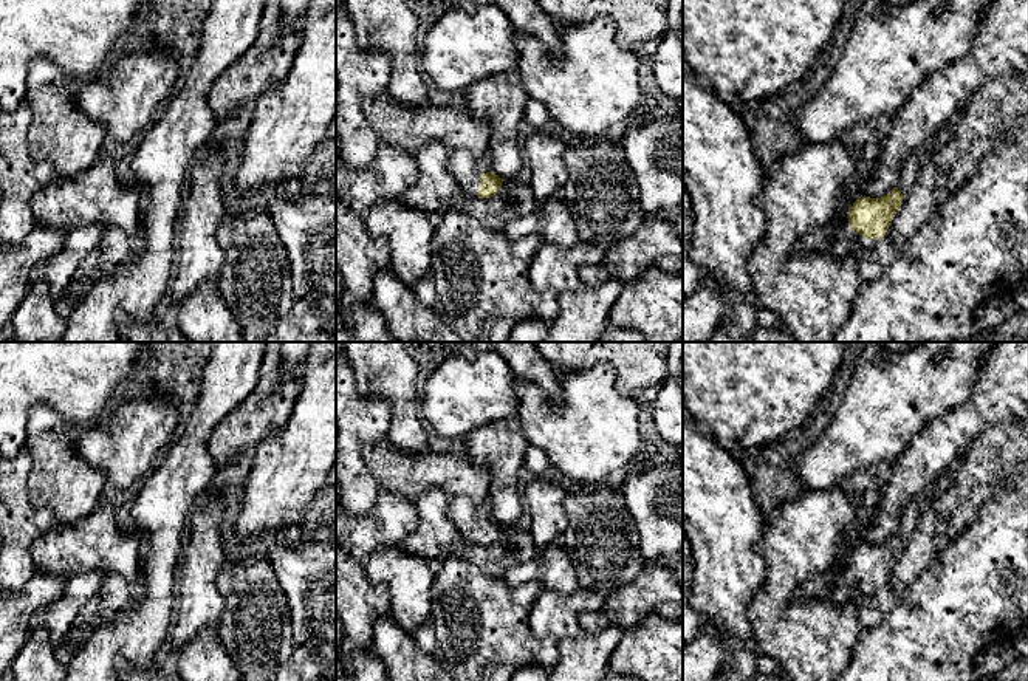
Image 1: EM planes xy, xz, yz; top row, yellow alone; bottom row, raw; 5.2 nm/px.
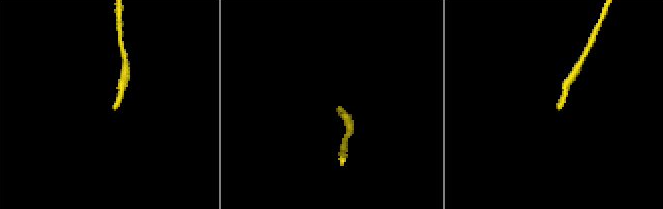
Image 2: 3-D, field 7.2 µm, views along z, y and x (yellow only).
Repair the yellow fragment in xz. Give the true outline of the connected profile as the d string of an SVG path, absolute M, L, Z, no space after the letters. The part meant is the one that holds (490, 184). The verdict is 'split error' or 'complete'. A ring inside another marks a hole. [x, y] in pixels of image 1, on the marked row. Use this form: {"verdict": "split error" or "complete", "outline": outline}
{"verdict": "split error", "outline": "M466 150L451 152L447 170L461 190L474 198L494 197L503 183L503 178L492 172L492 159L488 153L474 158Z"}

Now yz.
{"verdict": "split error", "outline": "M893 187L881 198L859 197L848 209L841 237L852 252L859 257L875 248L886 235L904 195Z"}

